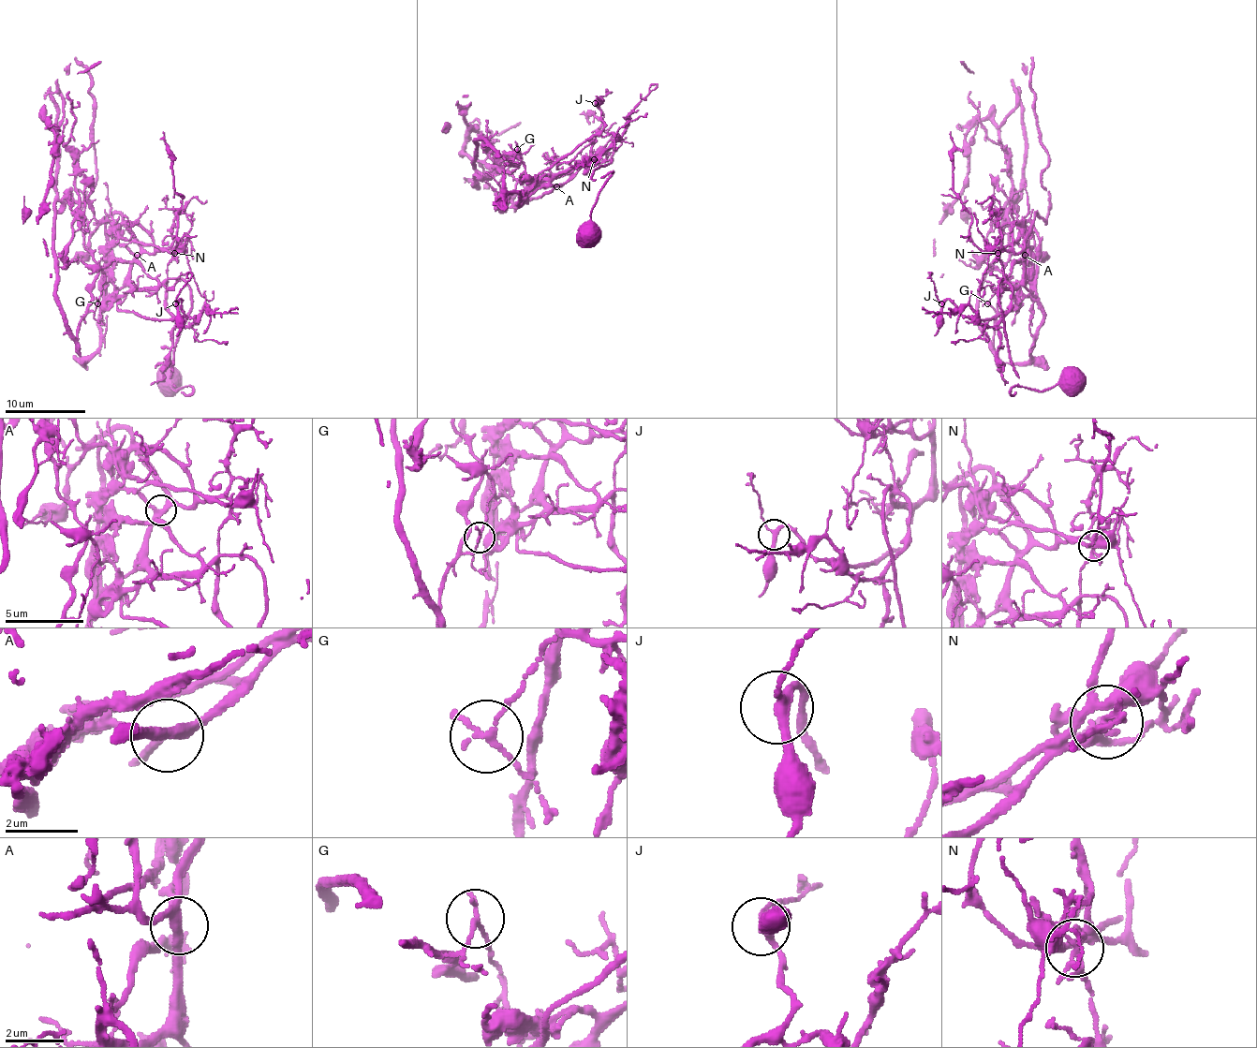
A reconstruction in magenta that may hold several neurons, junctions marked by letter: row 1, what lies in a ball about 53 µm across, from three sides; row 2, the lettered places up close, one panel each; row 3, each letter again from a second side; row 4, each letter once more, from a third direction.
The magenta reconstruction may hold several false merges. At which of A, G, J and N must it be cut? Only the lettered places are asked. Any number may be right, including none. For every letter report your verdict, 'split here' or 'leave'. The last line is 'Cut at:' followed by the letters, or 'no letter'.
A: leave
G: split here
J: leave
N: split here
Cut at: G, N

